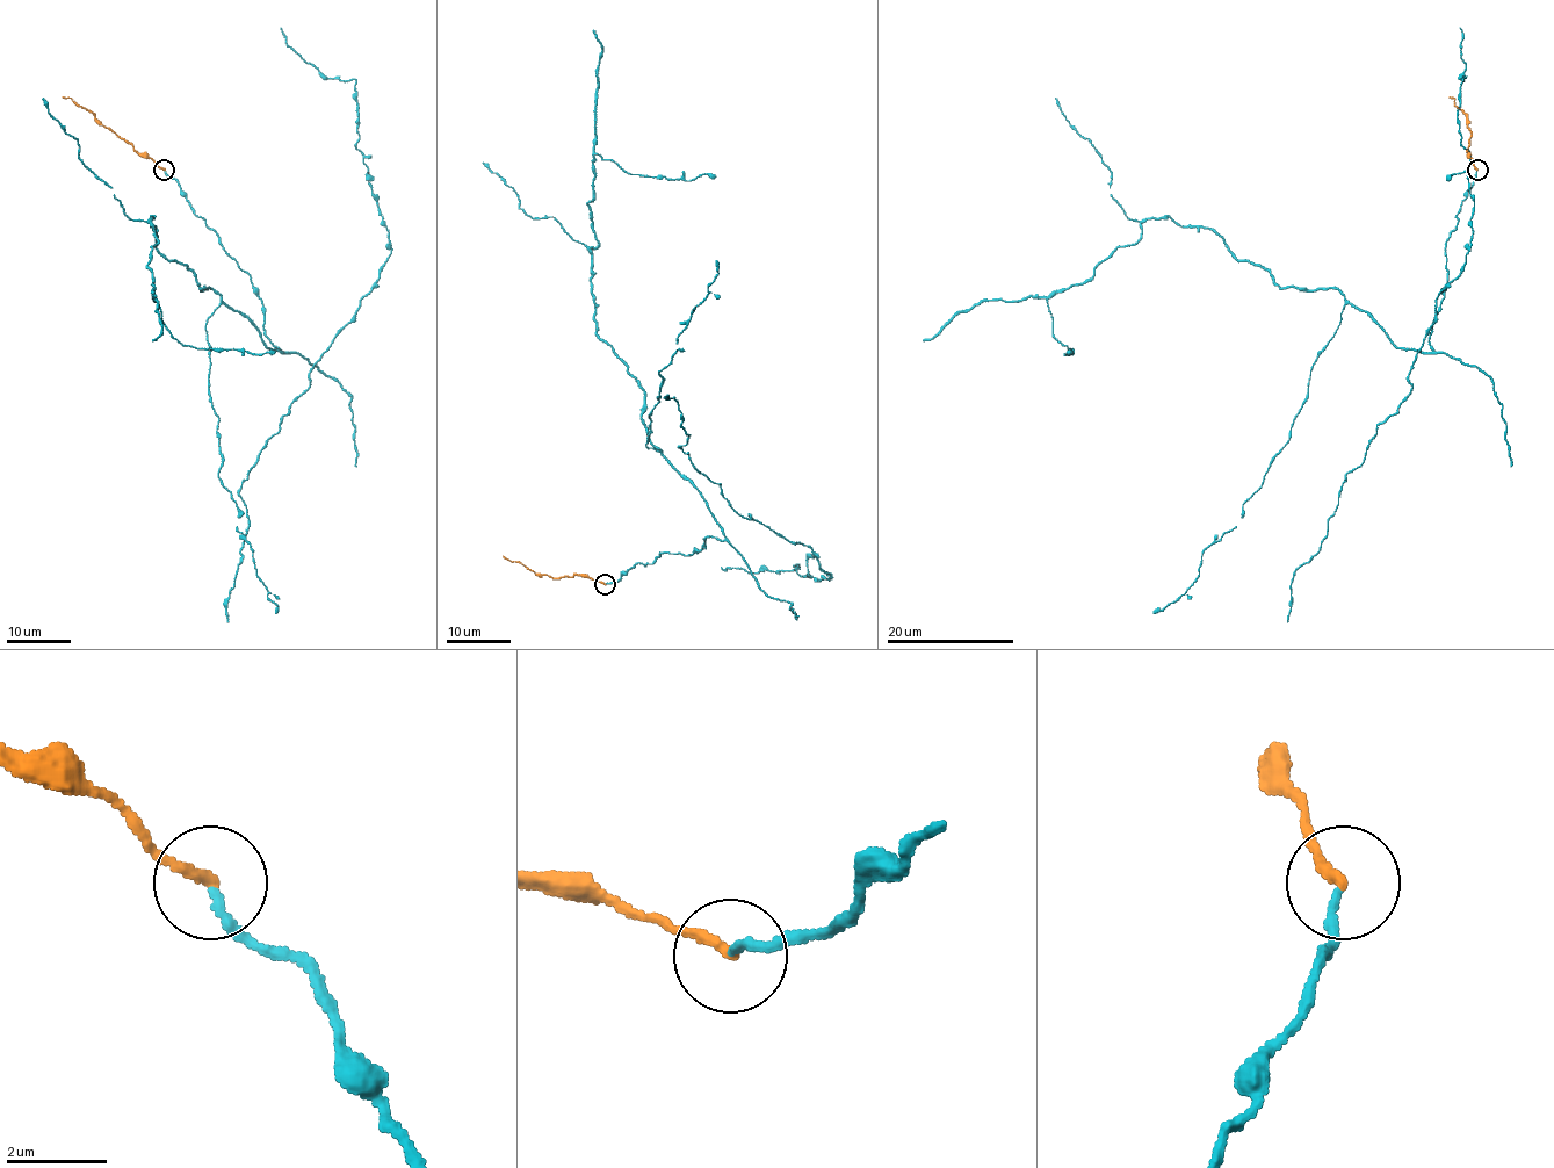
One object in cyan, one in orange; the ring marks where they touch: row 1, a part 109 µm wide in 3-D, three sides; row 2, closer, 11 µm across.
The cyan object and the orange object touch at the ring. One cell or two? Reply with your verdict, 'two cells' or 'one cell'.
one cell

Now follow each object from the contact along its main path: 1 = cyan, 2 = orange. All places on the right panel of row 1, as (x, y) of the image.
1: (1476, 170), (1430, 352), (1169, 217), (1048, 300), (1070, 352)
2: (1476, 170), (1468, 157), (1467, 117), (1448, 96)

